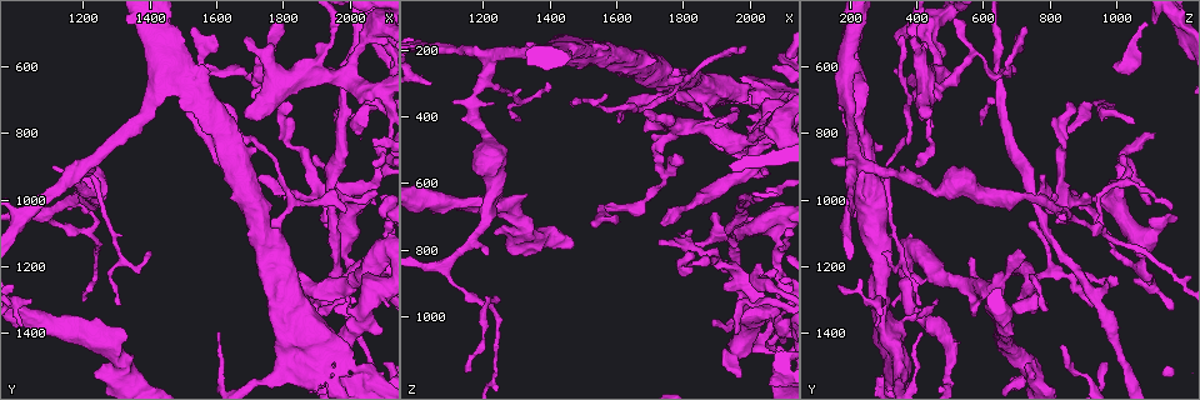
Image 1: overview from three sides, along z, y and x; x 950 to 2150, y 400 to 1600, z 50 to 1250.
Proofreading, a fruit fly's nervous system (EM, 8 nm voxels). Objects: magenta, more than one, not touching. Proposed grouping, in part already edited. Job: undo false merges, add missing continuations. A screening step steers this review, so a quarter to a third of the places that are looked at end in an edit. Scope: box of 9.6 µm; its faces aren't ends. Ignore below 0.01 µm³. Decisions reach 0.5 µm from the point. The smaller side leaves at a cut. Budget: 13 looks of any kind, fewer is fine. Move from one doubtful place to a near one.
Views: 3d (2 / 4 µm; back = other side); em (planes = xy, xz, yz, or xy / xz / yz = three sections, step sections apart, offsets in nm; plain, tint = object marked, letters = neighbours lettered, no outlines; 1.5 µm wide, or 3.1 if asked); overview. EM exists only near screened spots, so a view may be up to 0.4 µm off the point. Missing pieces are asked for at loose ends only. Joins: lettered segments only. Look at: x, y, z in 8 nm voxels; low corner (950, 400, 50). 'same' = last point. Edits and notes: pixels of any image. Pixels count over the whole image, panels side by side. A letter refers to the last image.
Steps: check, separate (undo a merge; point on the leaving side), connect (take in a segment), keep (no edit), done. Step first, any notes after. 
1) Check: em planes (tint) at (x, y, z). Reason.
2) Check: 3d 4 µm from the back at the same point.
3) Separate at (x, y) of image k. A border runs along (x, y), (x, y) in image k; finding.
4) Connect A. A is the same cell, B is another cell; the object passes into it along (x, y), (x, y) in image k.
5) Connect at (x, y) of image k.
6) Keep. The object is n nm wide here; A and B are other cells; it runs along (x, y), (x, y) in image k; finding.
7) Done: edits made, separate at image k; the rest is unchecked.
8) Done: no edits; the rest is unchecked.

Check: 3d 2 µm at (1330, 1410, 630). Free end.

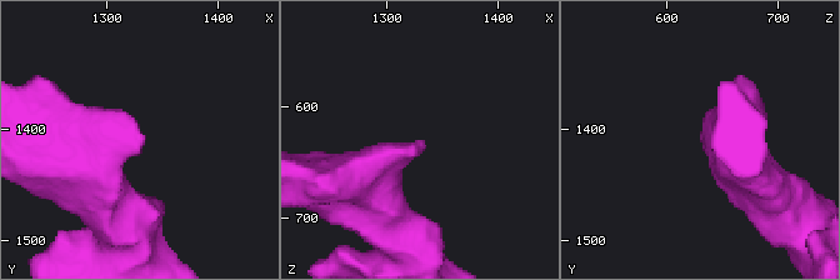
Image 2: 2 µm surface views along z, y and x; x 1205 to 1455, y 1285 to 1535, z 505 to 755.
Check: em planes (letters) at (1332, 1418, 636).

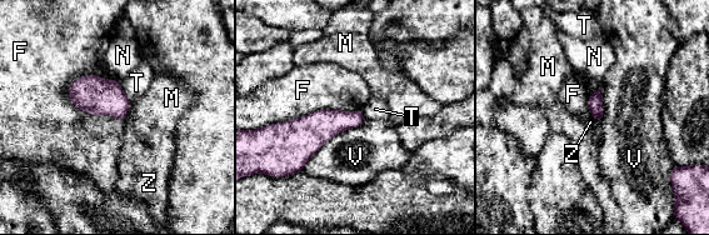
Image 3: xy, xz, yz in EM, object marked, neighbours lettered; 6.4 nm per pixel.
Keep. The longest contact is with V, 500 nm; F, M, N, T, V and Z are other cells; a border runs along (131, 101), (128, 110) in image 3; none of them fits.

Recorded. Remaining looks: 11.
Check: 3d 4 µm at (1990, 1250, 560).

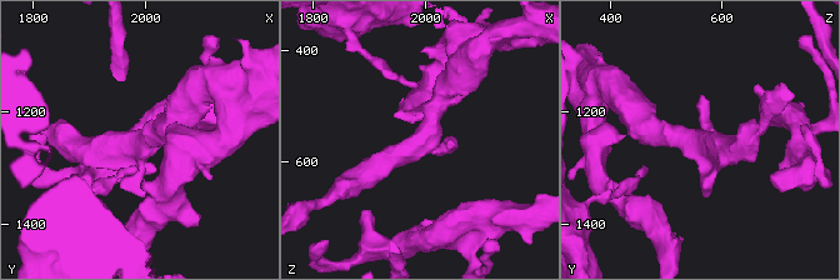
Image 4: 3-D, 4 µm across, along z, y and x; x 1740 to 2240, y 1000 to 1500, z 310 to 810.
Check: em planes (tint) at (1985, 1260, 570). Shape alone is not enough.

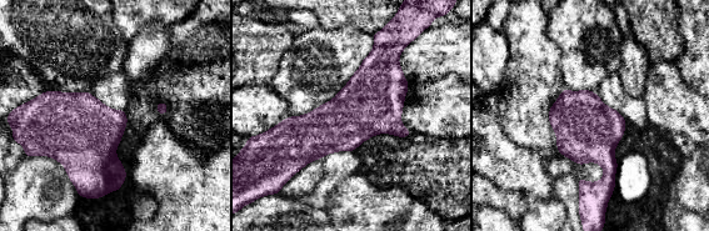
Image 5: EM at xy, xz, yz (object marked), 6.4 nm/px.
Check: em planes (letters) at the same point.

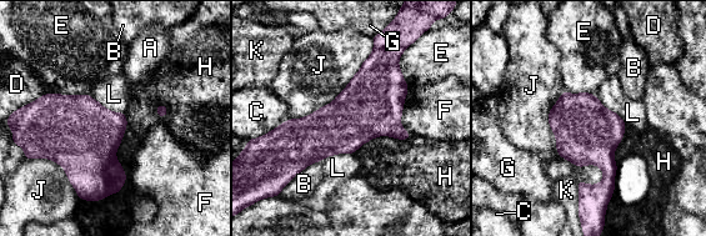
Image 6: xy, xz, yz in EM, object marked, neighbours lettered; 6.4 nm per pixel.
Keep. The object is 300 nm wide here; A, B, C, D, E, F, G, H, J, K and L are other cells; one cell here.

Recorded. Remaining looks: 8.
Check: 3d 2 µm at (1400, 1150, 290). Thin end.

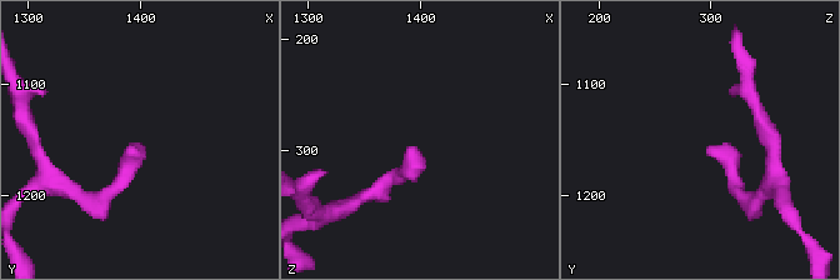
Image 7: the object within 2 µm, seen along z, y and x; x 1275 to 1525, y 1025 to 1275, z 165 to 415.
Check: em planes (letters) at (1398, 1158, 300).

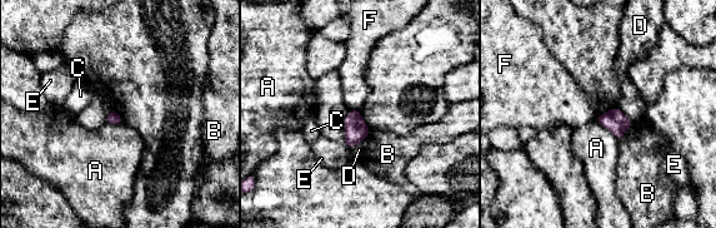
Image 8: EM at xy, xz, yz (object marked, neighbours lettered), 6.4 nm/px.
Keep. The object is 80 nm wide here; A, B, C, D, E and F are other cells; a border runs along (349, 109), (358, 110) in image 8; no lettered segment goes on from it.

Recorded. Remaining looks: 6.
Check: em planes (letters) at (1480, 510, 350). Free end.

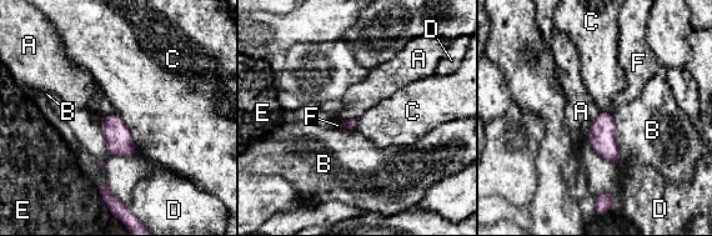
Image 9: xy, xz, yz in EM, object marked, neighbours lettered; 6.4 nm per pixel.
Keep. A, B, C, D, E and F are other cells; no lettered segment goes on from it.

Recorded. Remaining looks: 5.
Check: 3d 4 µm at (1960, 770, 1050). Thin end.

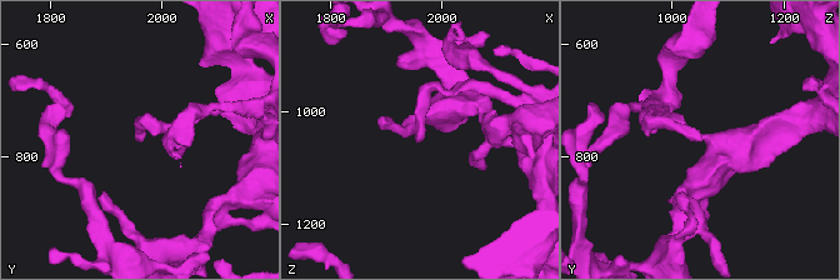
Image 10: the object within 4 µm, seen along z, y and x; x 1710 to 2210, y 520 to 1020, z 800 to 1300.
Check: em xz step 8 (letters) at (1955, 770, 1060).

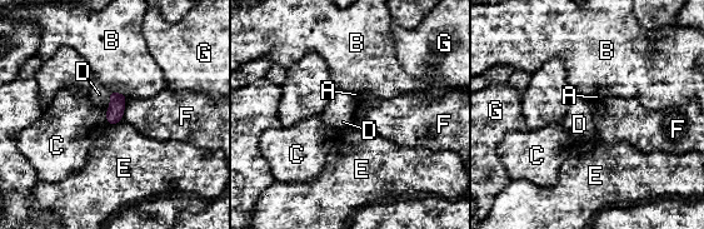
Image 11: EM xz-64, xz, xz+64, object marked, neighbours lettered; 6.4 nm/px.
Keep. The longest contact is with F, 160 nm; A, B, C, D, E, F and G are other cells; a border runs along (120, 120), (109, 125) in image 11; none of them fits.

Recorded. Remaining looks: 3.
Done: no edits; the rest is unchecked.

